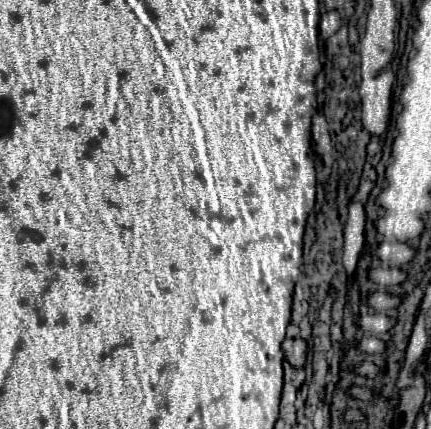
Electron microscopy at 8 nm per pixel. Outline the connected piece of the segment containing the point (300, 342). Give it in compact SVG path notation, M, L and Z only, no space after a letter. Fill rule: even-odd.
M284 339L282 343L284 355L290 361L290 365L294 367L304 367L306 363L306 341L304 339Z

